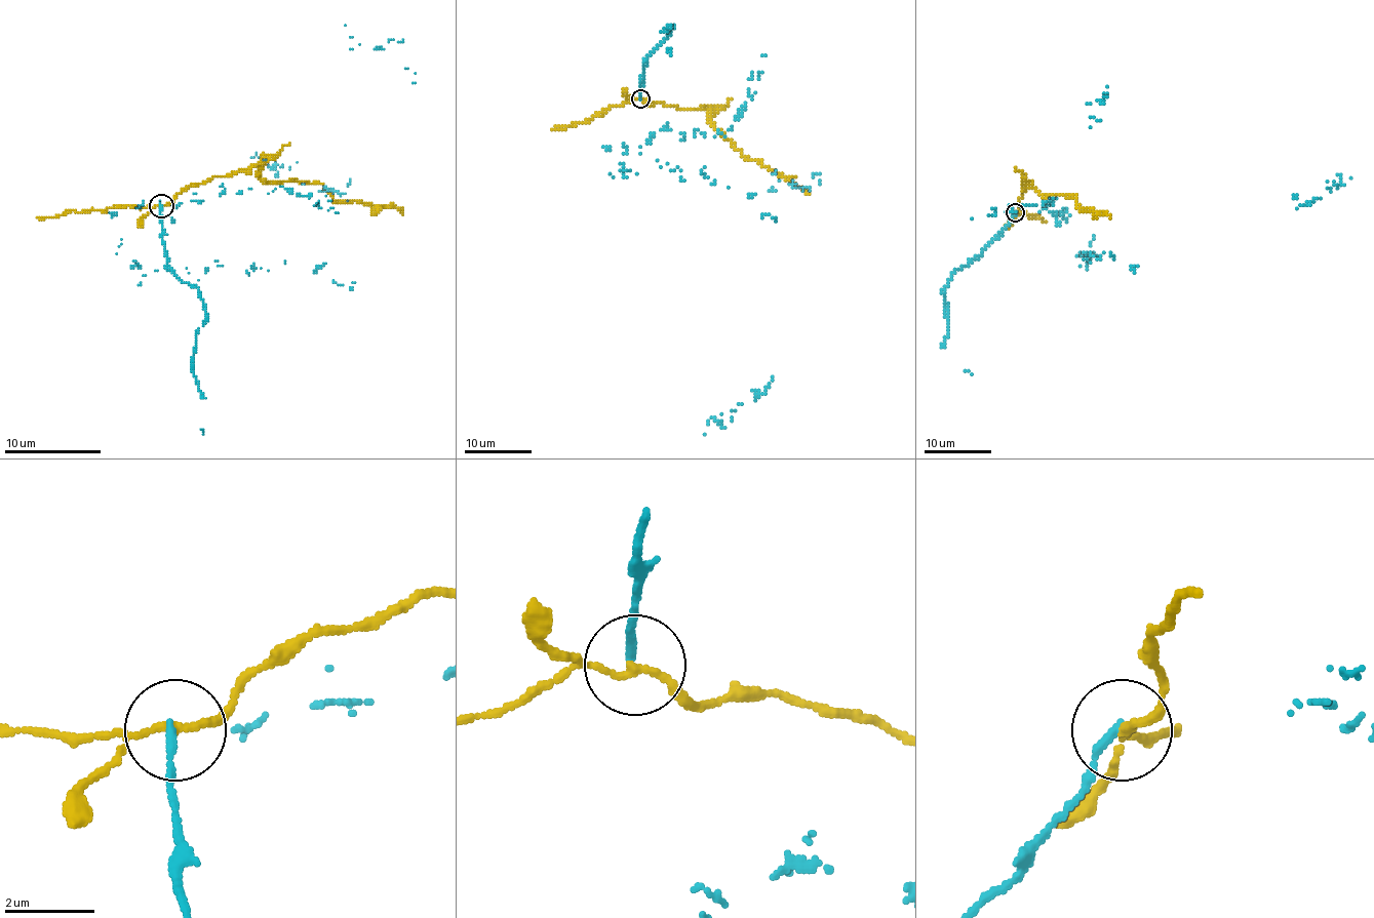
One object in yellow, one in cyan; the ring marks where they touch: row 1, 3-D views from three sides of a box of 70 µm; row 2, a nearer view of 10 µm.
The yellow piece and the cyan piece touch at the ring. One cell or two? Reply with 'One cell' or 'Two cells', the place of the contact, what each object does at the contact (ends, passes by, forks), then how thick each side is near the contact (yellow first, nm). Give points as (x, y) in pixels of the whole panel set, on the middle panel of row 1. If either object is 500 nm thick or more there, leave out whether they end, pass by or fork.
Two cells. Place: (640, 98). At the ring yellow passes by. At the ring cyan ends. Thickness 160 nm (yellow) against 190 nm

